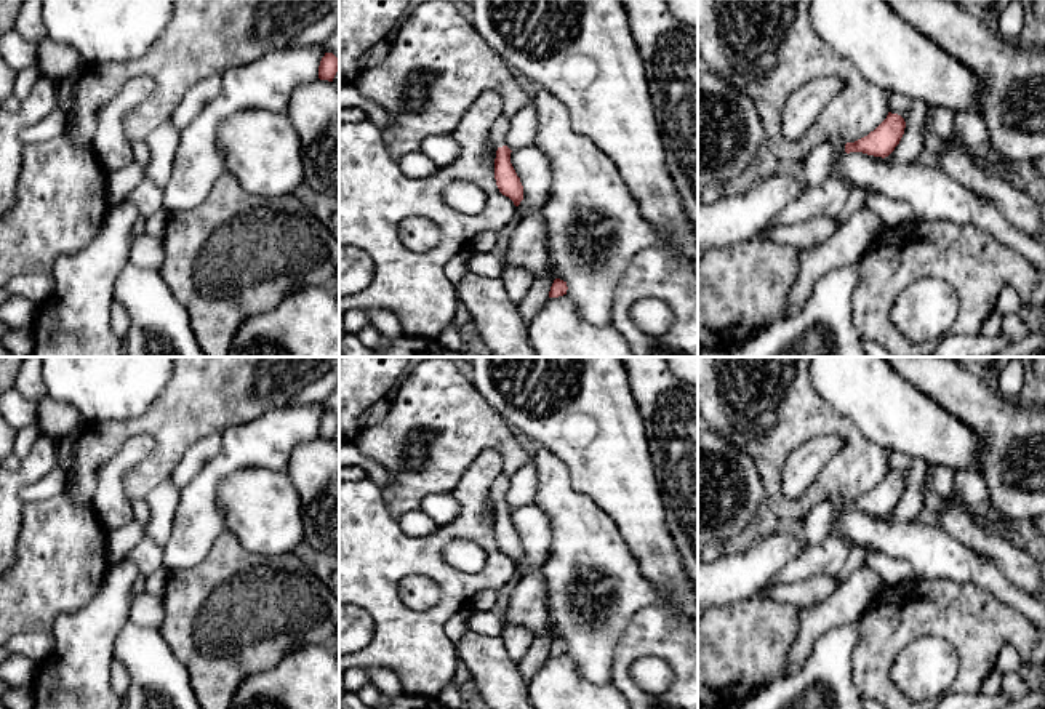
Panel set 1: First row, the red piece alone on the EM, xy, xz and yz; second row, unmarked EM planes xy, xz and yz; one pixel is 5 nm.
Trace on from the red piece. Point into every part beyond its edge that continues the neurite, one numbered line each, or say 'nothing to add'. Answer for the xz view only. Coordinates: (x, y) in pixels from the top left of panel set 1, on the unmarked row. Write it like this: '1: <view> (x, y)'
1: xz (498, 490)

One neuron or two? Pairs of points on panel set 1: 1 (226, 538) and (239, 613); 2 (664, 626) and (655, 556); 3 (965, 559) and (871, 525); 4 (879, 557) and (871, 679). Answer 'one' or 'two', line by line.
1: one
2: two
3: one
4: two

